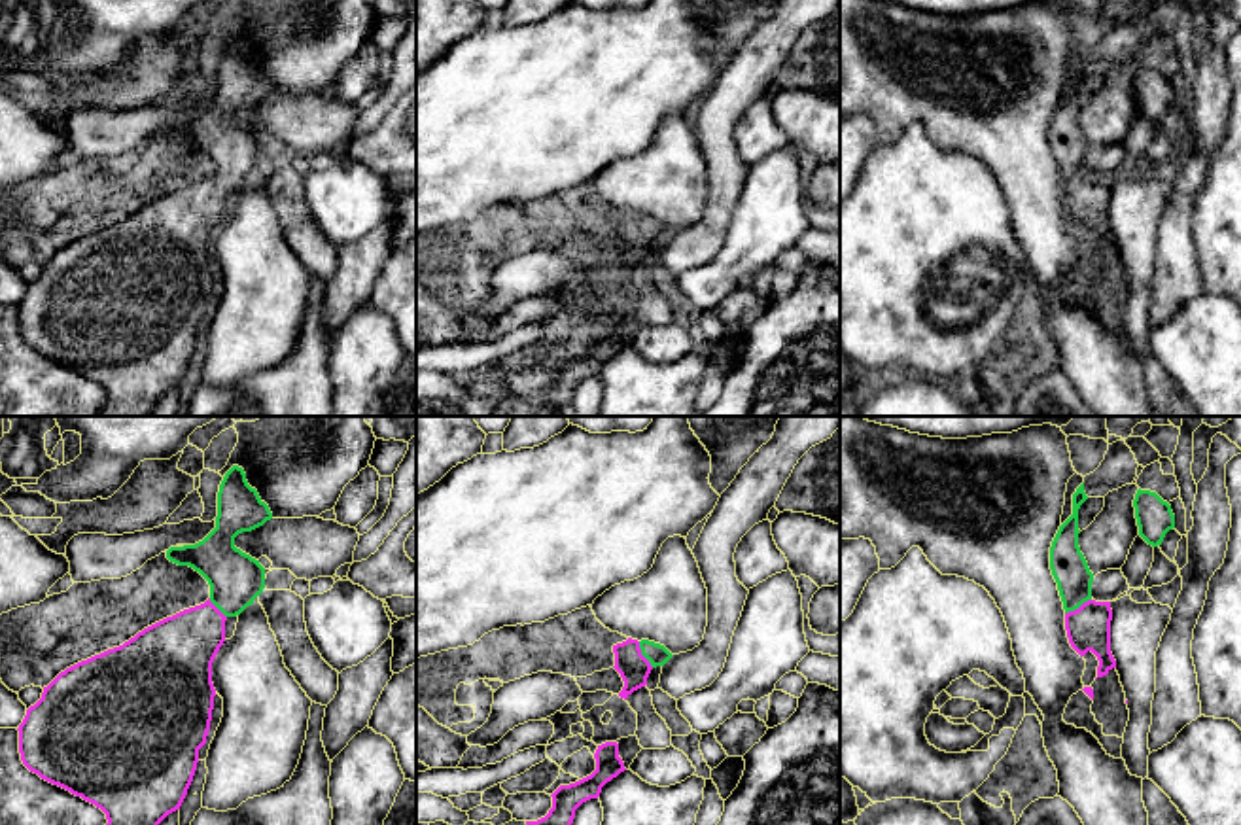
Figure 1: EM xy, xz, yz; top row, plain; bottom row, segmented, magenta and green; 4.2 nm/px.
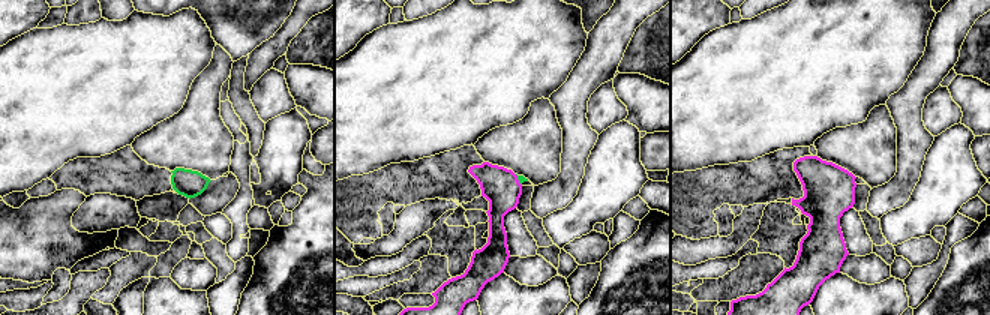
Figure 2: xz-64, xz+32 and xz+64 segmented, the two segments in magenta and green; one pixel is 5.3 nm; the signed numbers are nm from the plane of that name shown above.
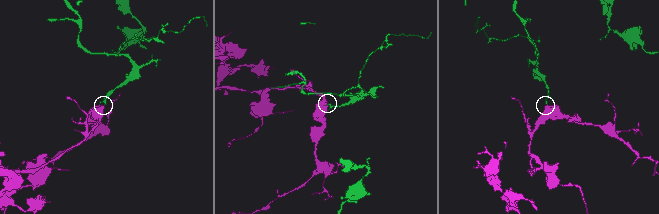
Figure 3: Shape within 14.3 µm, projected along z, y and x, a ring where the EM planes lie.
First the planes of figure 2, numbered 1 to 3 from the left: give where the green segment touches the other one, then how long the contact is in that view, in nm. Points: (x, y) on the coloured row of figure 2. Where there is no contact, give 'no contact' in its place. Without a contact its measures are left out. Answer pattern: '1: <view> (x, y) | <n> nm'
1: no contact
2: xz+32 (518, 180) | 70 nm
3: no contact

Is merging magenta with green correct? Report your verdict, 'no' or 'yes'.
yes

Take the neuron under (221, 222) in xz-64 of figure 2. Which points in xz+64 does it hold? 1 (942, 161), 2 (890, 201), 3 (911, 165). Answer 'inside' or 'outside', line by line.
1: inside
2: outside
3: outside

